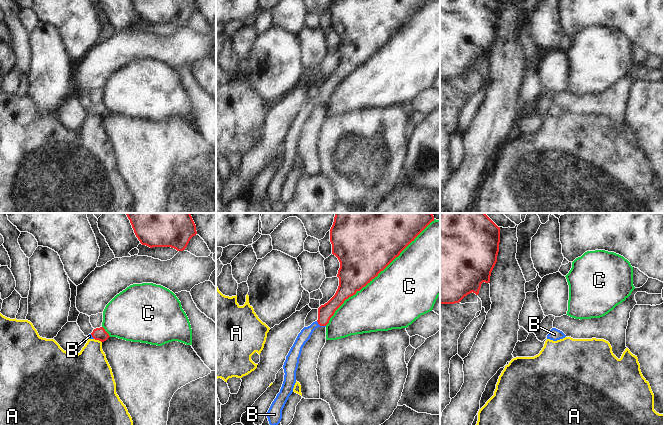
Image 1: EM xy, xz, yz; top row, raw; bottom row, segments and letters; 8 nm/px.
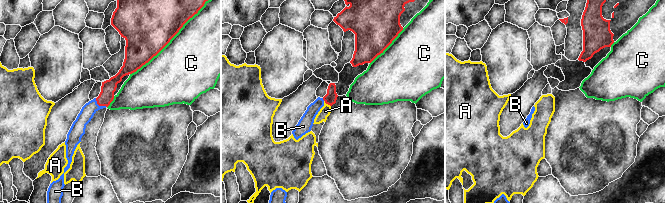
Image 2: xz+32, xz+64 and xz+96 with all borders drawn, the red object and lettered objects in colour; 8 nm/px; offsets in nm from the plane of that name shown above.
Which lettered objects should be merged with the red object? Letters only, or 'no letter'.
B

